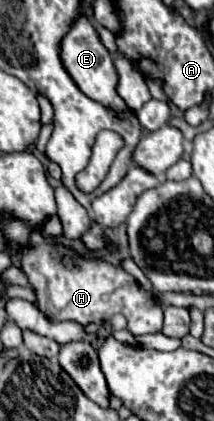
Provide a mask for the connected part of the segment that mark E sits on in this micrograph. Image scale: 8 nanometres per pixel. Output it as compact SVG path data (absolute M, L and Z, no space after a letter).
M78 17L70 25L70 31L64 35L64 39L60 41L60 59L62 59L64 69L68 71L68 75L74 79L74 83L78 85L78 89L84 95L88 95L90 99L94 99L110 109L128 109L126 103L120 99L120 95L116 93L118 75L116 75L112 57L110 57L108 49L100 43L98 33L94 31L92 23L86 17Z

